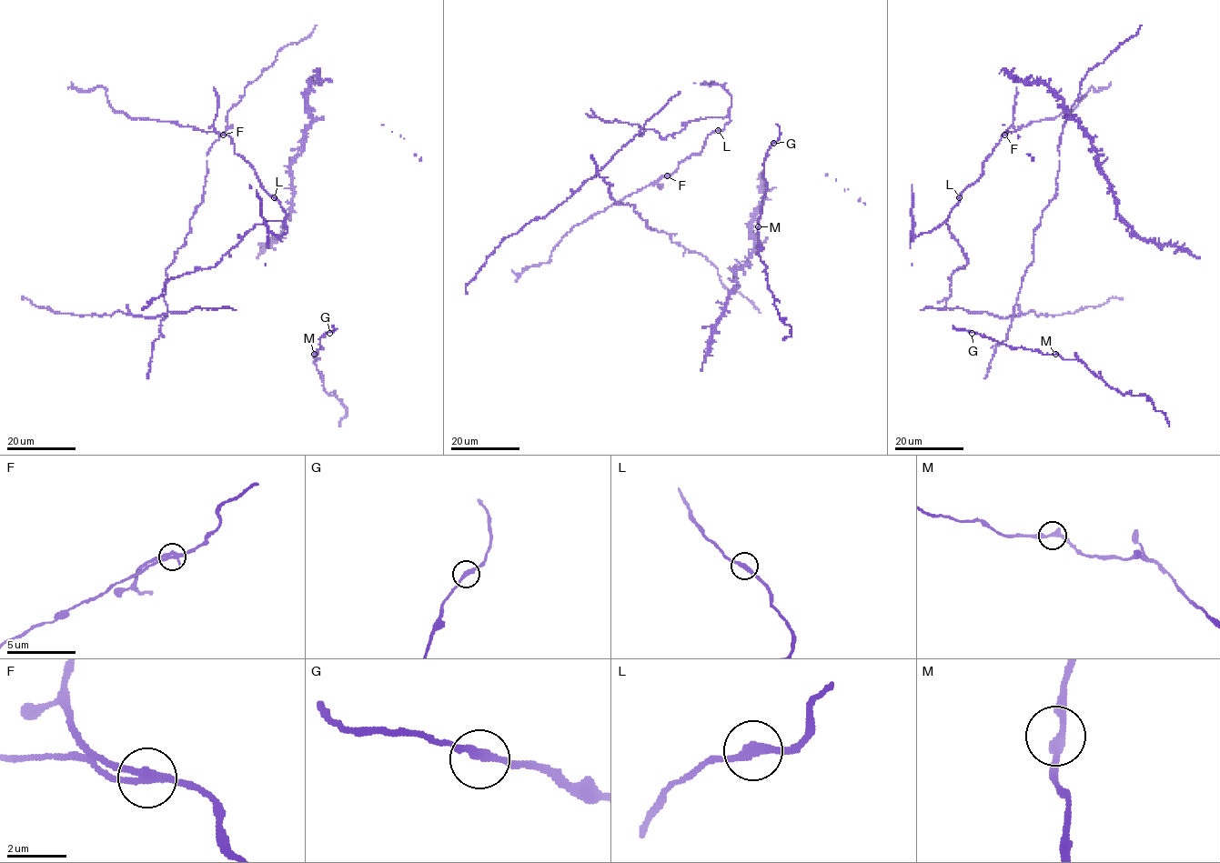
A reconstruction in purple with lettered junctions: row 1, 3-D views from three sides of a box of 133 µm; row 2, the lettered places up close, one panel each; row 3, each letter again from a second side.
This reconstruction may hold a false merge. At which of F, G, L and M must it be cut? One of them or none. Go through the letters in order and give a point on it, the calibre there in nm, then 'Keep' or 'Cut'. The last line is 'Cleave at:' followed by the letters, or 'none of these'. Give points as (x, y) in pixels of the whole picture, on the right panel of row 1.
F: Place: (1004, 135). Thickness 300 nm. Cut
G: Place: (972, 333). Thickness 280 nm. Keep
L: Place: (959, 197). Thickness 300 nm. Keep
M: Place: (1055, 354). Thickness 300 nm. Keep
Cleave at: F

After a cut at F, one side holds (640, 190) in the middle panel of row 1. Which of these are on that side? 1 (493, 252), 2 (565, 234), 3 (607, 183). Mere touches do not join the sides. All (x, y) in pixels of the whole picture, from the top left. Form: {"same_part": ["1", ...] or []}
{"same_part": ["2"]}

